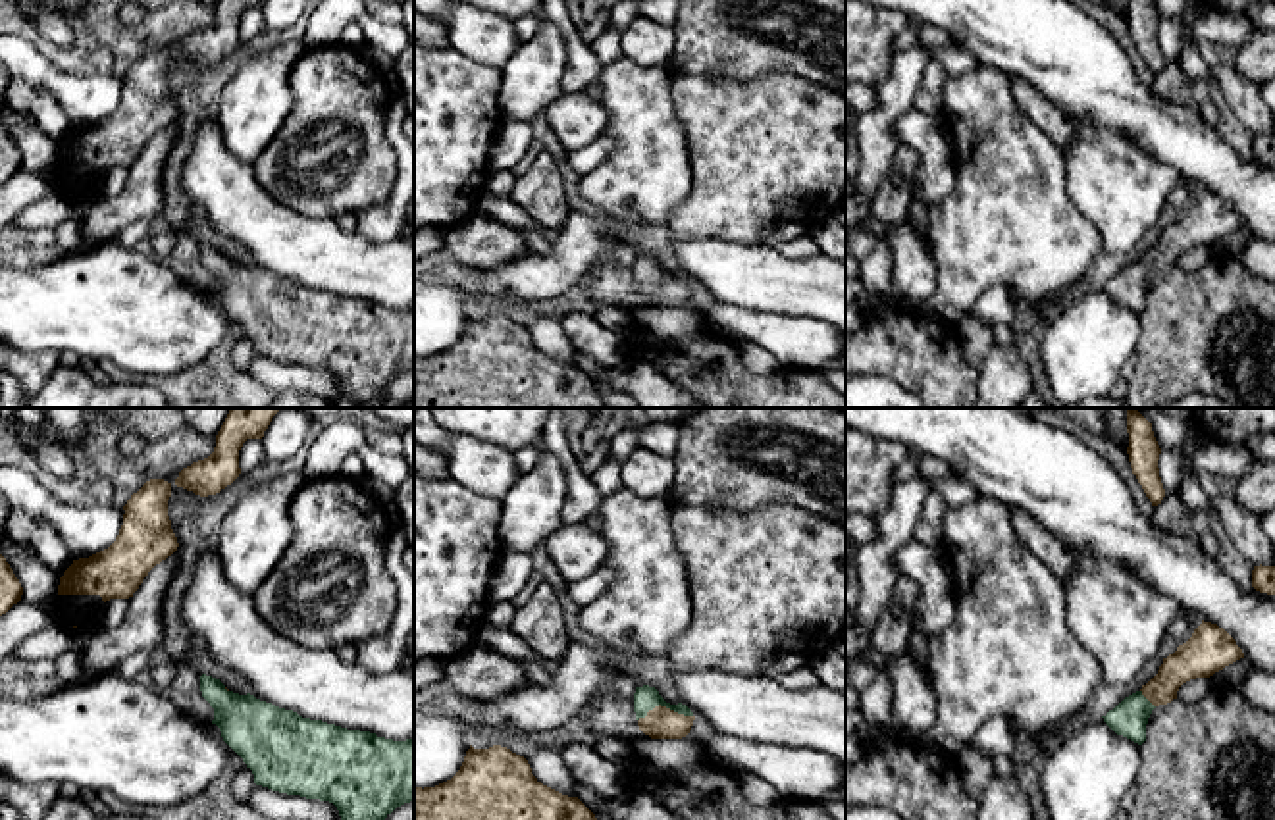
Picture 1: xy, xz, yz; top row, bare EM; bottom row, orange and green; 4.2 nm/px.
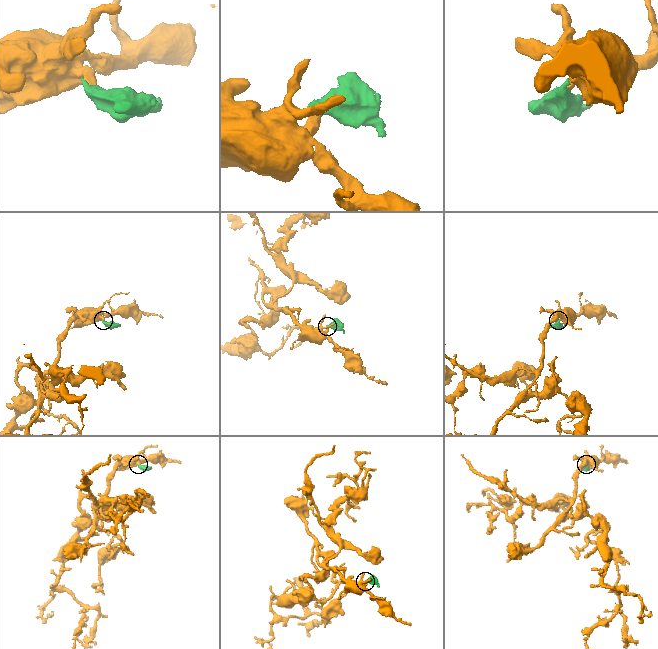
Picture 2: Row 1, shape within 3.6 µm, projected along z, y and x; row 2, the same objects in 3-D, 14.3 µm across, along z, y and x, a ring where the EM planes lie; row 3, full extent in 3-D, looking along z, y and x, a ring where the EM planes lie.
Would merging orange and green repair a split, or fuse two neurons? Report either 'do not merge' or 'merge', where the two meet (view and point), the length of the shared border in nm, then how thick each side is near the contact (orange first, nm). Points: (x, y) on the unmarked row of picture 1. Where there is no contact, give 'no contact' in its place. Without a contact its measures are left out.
merge; meets orange in xz at (665, 276); contact 240 nm long; 140 nm thick on the orange side, 100 nm on the other

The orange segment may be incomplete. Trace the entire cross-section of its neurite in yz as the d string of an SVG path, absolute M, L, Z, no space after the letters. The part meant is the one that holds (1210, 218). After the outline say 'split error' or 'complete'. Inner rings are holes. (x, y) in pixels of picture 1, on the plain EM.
M1202 189L1192 206L1163 227L1158 243L1140 260L1125 266L1102 287L1117 304L1142 314L1148 287L1156 275L1177 268L1183 252L1210 246L1240 227L1244 221L1236 210L1217 192Z; split error

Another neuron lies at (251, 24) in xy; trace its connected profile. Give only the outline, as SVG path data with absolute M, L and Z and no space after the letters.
M247 8L239 19L241 40L250 40L266 29L262 8Z

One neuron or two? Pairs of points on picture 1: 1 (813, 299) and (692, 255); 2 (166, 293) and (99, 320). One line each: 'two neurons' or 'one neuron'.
1: one neuron
2: one neuron

